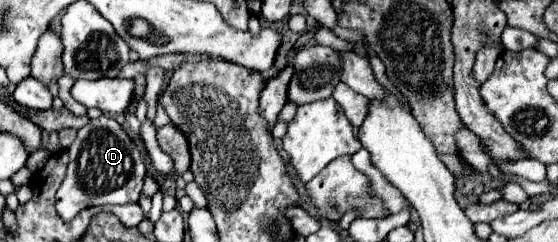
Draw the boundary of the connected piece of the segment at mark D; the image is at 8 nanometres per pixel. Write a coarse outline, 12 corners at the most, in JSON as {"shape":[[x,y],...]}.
{"shape":[[109,116],[71,144],[57,212],[135,204],[139,146]]}

